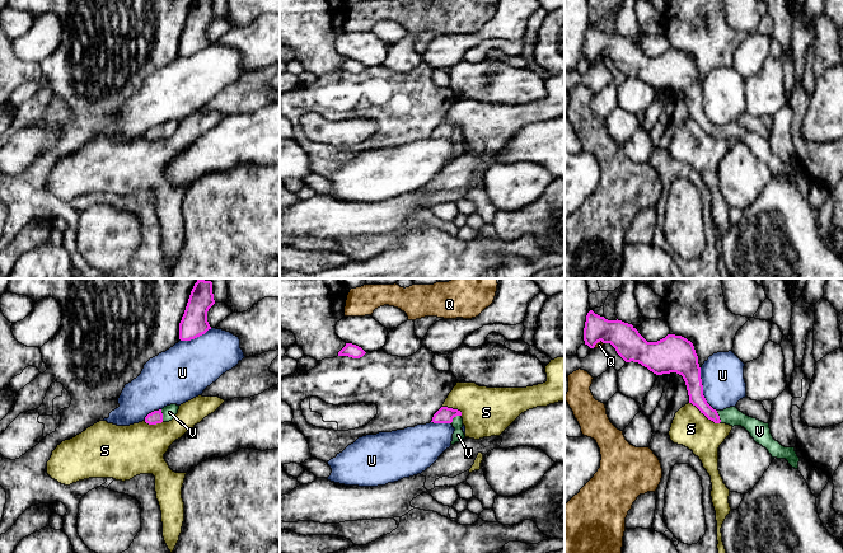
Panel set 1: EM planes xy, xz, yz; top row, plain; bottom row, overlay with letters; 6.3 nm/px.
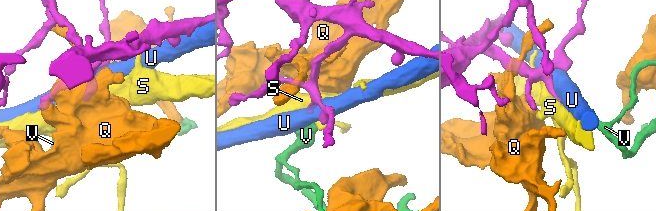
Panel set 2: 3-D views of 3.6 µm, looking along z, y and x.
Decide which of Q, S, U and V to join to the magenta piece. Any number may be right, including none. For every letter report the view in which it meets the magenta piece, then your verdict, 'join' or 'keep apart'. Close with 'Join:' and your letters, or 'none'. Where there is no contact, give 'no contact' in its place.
Q: meets magenta in yz; keep apart
S: meets magenta in yz; keep apart
U: meets magenta in yz; keep apart
V: meets magenta in xz; join
Join: V

